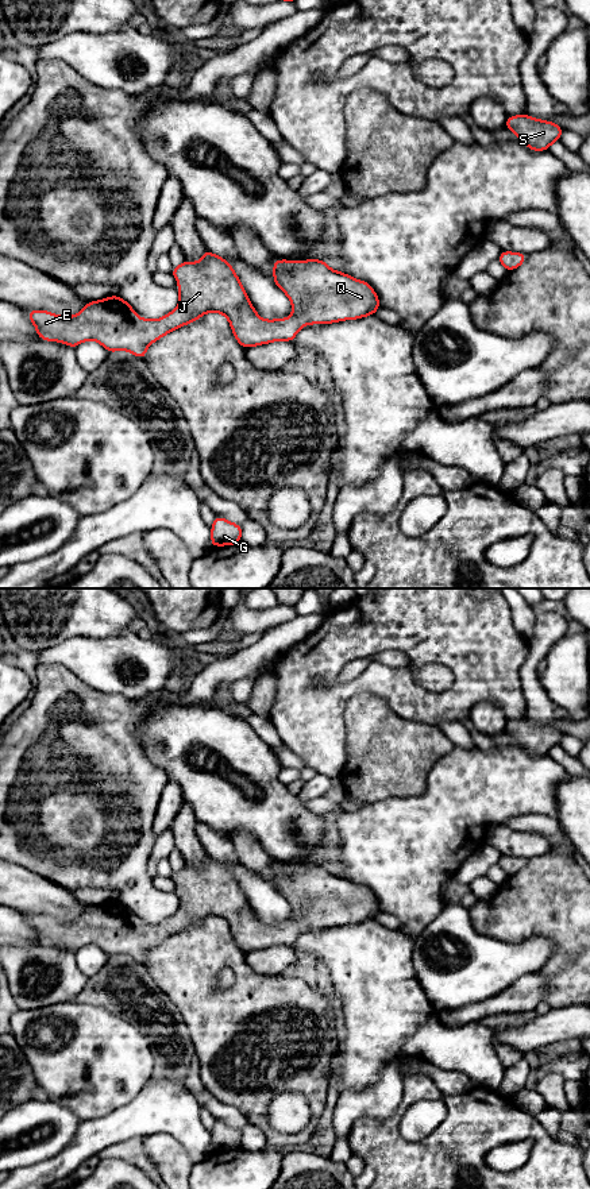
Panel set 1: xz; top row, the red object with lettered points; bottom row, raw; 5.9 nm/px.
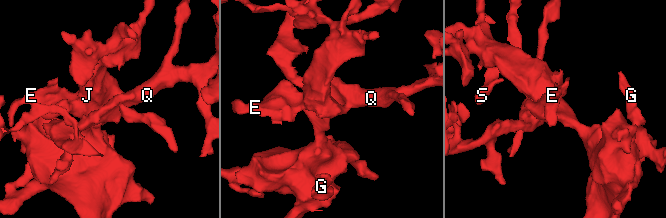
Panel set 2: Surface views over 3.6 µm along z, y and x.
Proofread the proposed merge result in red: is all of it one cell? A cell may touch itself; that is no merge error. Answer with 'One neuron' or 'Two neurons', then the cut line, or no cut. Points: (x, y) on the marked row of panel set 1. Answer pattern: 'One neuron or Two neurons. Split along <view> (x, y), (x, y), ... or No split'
One neuron. No split

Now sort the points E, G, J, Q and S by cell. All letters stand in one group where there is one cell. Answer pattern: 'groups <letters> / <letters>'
groups E G J Q S

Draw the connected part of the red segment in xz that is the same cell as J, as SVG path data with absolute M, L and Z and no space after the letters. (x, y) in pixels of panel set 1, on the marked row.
M208 250L198 263L186 260L173 267L171 274L178 281L180 304L159 320L140 319L134 308L120 296L111 296L100 301L89 301L84 309L69 317L62 317L46 310L27 310L27 317L36 328L39 339L61 341L76 348L86 340L99 341L108 352L130 351L140 359L146 359L146 348L155 340L182 325L198 320L208 312L224 314L232 333L243 348L257 347L271 341L293 341L297 332L308 324L329 324L342 320L355 320L375 314L381 306L377 293L366 281L355 279L342 271L331 270L325 260L284 260L271 263L274 267L274 283L292 301L293 312L289 319L262 320L251 305L247 293L235 274L232 266Z

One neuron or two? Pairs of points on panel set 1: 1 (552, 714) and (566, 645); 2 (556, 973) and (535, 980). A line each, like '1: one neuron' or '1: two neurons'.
1: two neurons
2: two neurons

